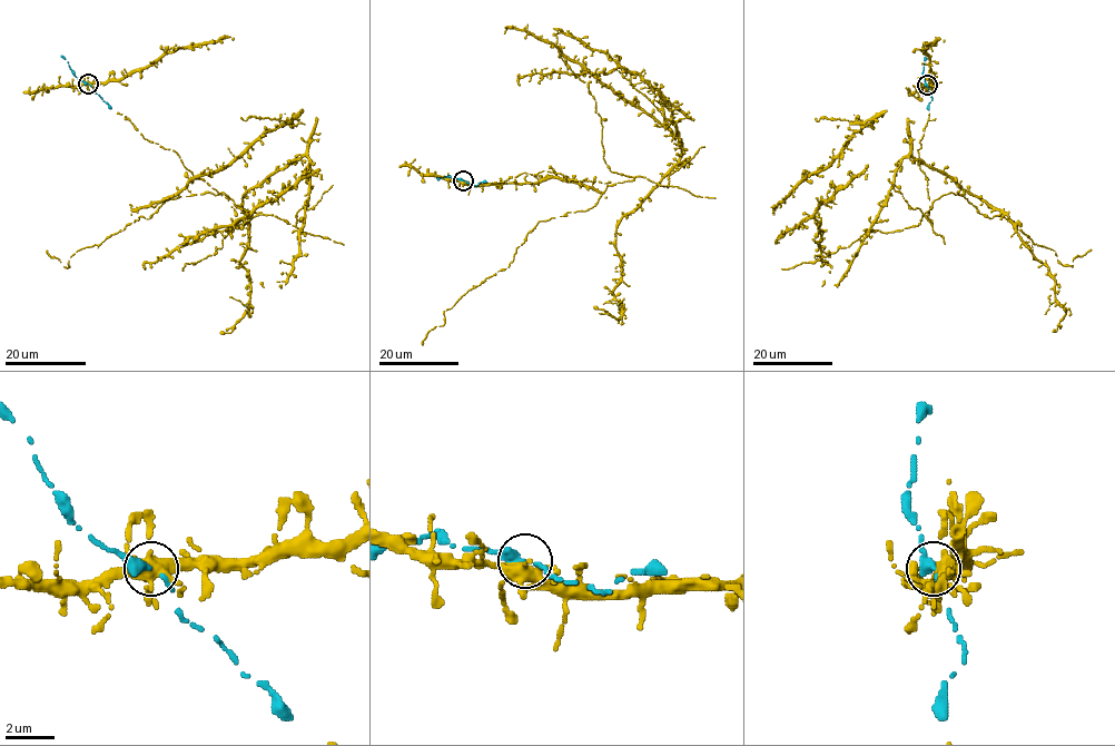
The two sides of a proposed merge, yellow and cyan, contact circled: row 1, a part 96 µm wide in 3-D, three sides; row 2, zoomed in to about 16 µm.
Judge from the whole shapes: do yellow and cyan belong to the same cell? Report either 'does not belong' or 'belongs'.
belongs

